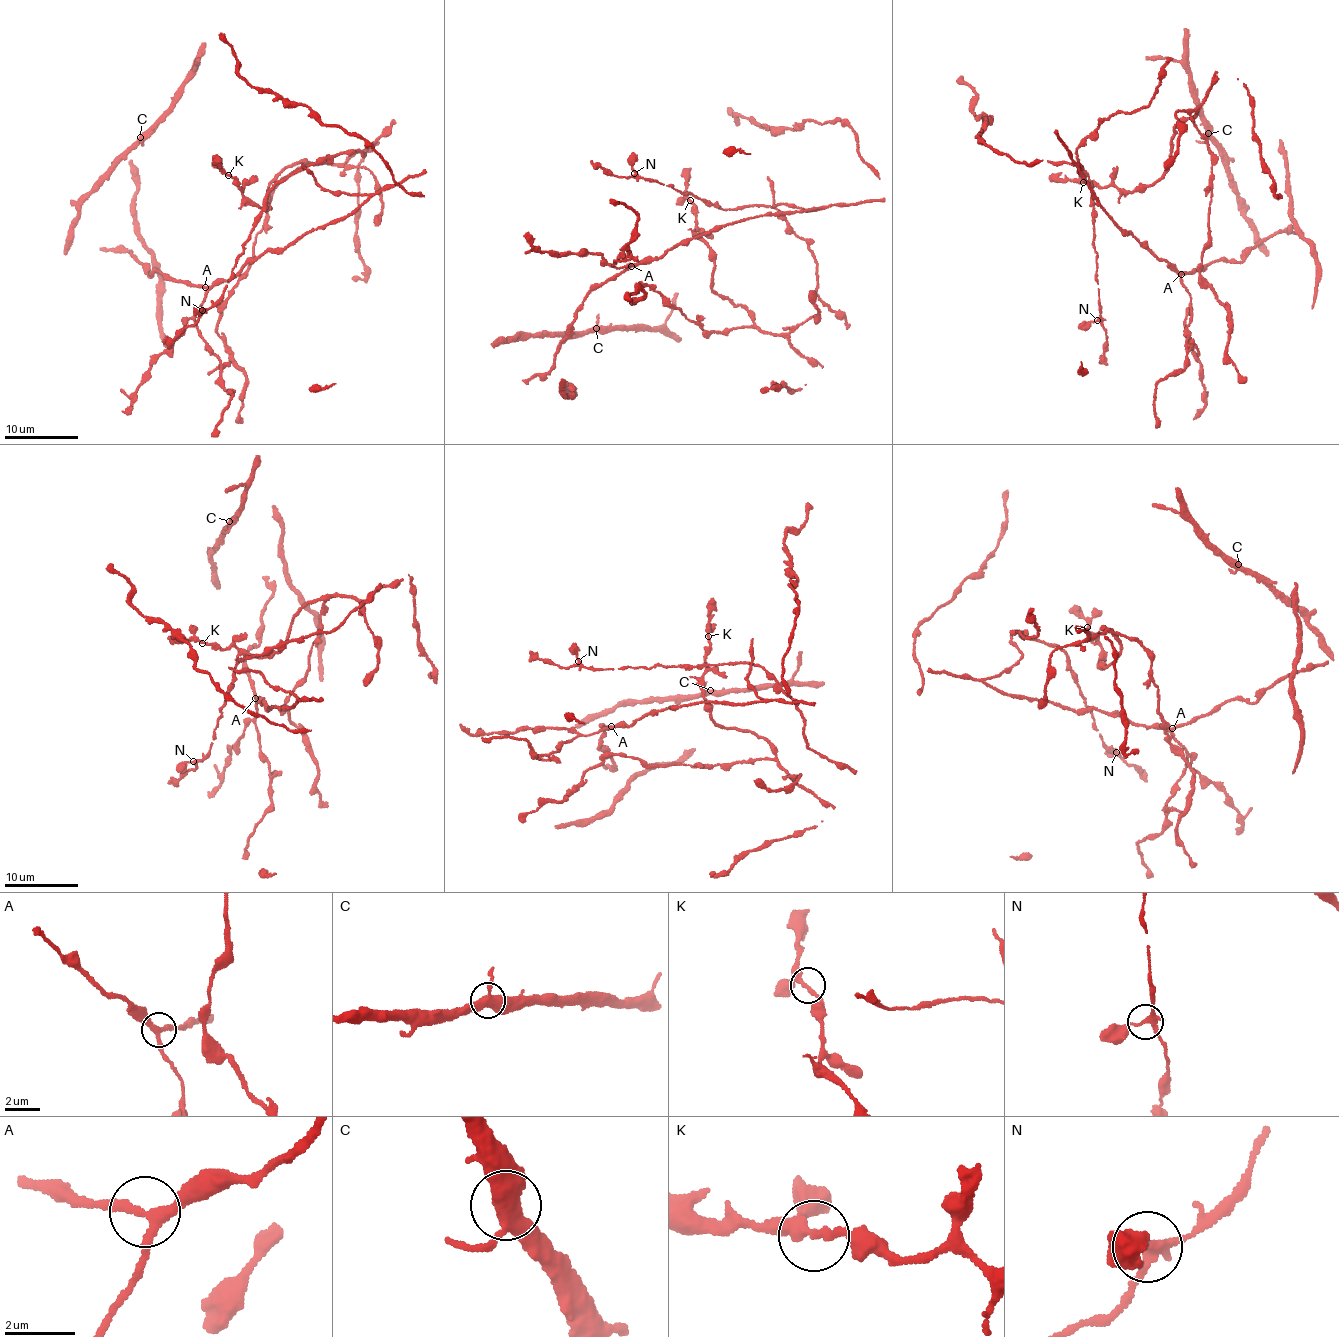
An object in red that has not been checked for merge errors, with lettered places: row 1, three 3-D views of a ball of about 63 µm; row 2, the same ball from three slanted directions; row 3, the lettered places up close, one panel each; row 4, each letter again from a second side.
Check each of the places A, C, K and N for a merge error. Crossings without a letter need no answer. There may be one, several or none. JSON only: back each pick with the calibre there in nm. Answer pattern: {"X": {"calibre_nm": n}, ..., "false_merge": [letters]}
{"false_merge": []}

